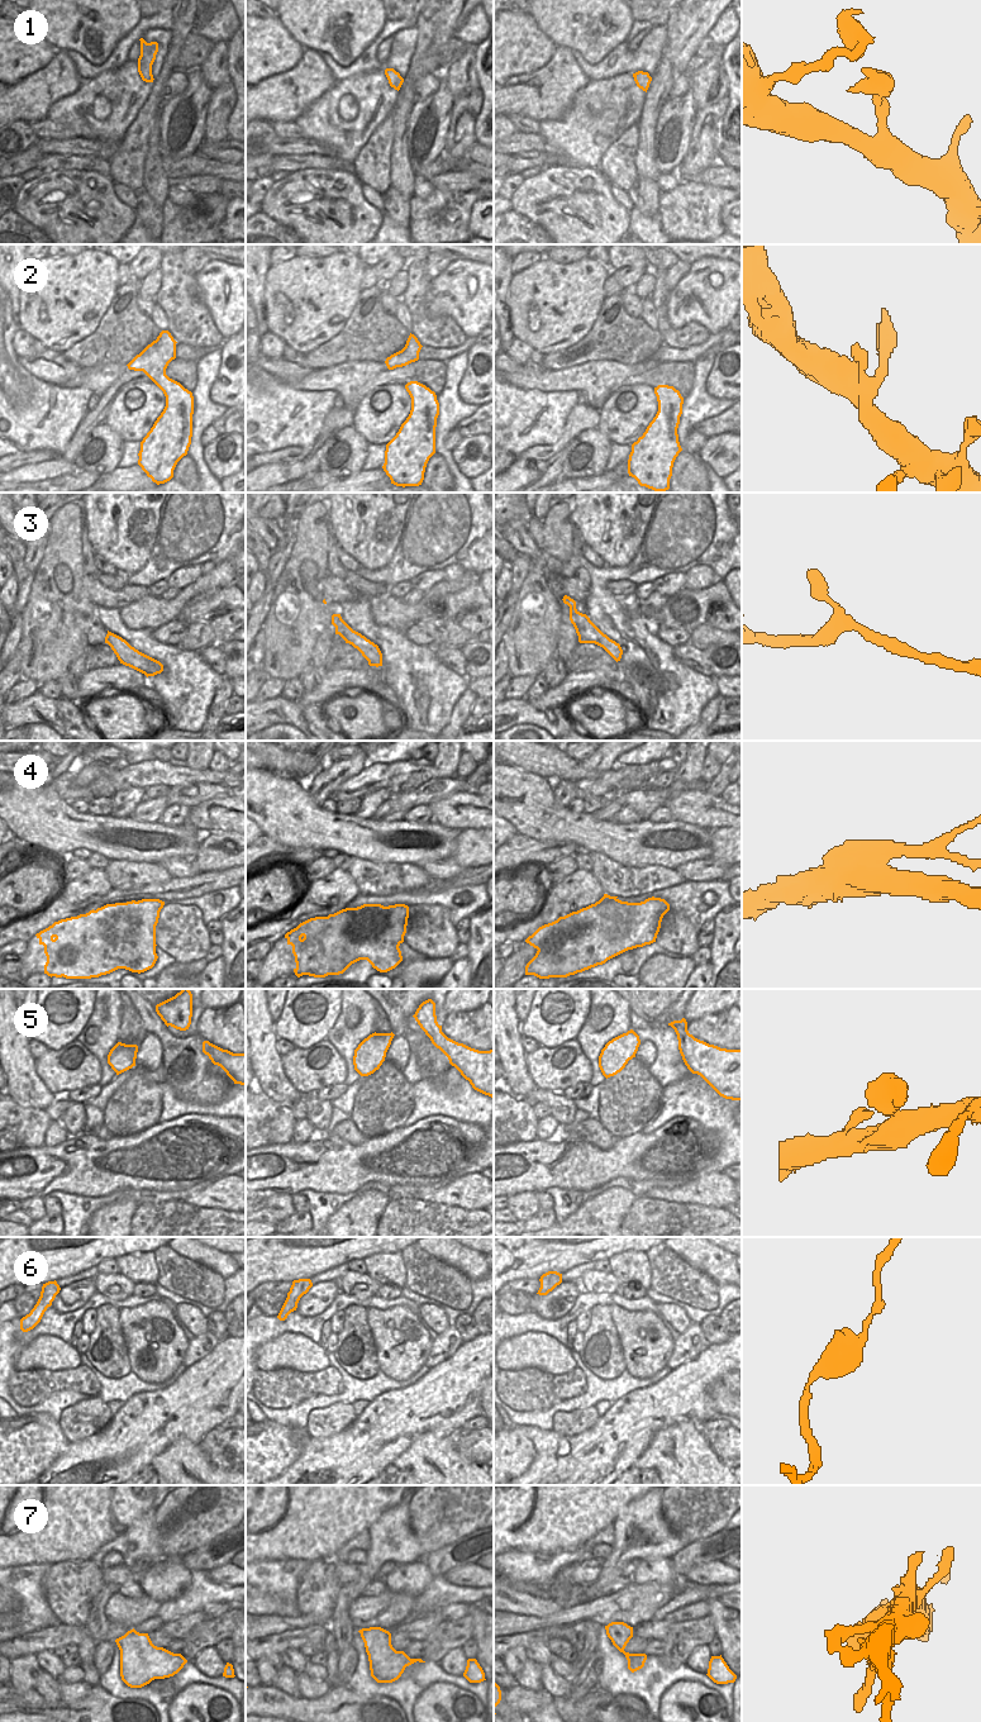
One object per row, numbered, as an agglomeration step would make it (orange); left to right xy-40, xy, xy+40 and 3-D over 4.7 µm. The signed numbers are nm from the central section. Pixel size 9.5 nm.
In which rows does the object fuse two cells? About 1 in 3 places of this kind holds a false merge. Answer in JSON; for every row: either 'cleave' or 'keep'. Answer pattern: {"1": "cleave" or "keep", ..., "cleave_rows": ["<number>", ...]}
{"1": "keep", "2": "keep", "3": "keep", "4": "cleave", "5": "keep", "6": "keep", "7": "keep", "cleave_rows": ["4"]}

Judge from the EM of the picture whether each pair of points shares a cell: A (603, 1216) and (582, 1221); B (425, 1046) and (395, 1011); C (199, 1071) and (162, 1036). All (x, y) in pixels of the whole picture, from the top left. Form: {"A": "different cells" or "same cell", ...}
{"A": "same cell", "B": "same cell", "C": "same cell"}

